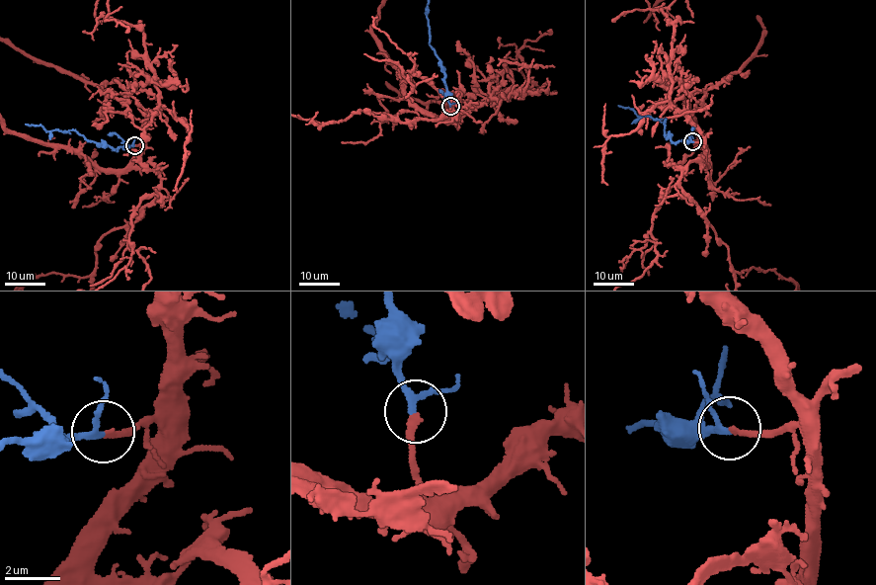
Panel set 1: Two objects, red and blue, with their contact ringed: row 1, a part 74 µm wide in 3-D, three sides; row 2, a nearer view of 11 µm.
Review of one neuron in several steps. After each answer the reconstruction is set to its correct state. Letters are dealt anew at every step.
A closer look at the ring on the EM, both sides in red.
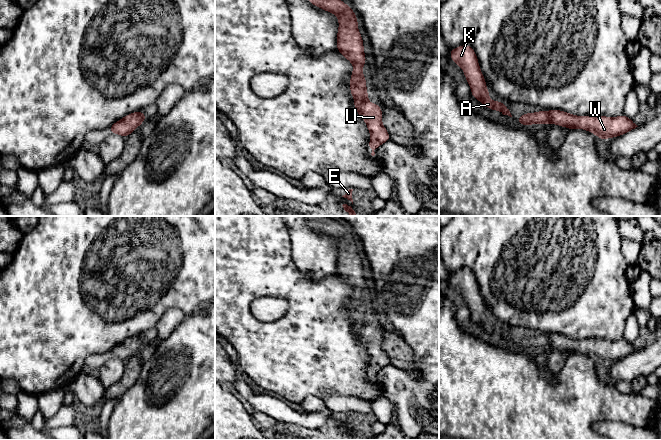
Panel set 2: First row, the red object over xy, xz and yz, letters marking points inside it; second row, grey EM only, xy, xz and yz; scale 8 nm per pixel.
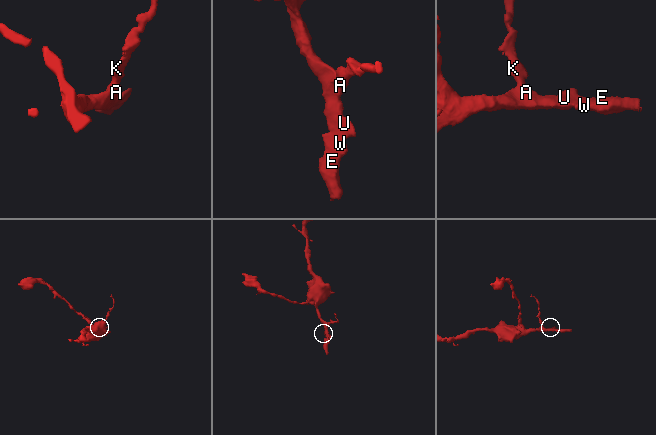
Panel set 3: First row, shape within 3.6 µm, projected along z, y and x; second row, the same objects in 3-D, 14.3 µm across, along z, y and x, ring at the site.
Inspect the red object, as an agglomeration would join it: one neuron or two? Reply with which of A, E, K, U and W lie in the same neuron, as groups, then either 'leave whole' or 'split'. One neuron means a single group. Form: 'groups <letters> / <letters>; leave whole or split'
groups A E K U W; leave whole

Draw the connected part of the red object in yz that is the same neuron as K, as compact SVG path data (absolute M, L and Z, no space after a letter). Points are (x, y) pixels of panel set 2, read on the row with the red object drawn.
M460 45L457 48L450 50L451 60L459 65L463 70L466 81L471 88L471 95L479 100L486 108L494 111L501 111L503 115L512 117L506 104L499 100L490 101L489 90L486 87L486 81L479 67L478 58L475 54L474 48L470 45Z

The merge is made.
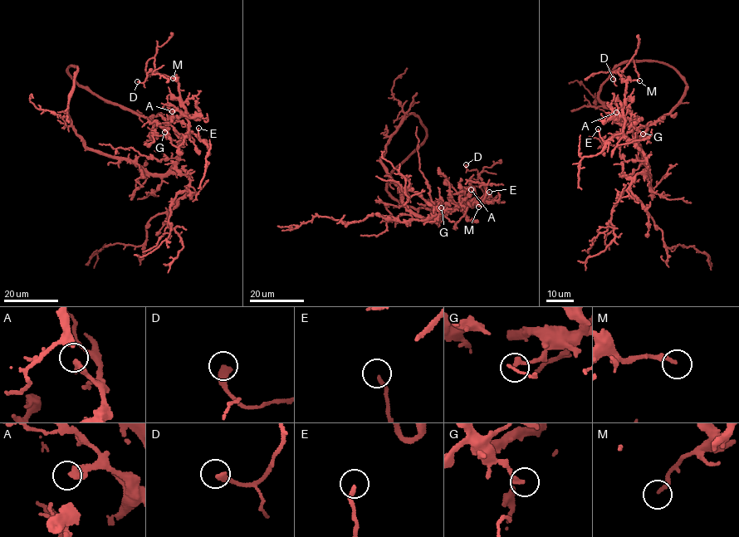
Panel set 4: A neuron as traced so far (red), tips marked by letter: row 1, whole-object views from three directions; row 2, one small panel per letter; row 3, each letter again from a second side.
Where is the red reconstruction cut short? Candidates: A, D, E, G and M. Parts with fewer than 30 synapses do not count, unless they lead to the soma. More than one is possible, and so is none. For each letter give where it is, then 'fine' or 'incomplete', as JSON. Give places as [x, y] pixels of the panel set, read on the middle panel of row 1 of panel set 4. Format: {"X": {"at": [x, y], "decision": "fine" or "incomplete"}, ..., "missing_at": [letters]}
{"A": {"at": [471, 189], "decision": "fine"}, "D": {"at": [466, 164], "decision": "fine"}, "E": {"at": [489, 192], "decision": "fine"}, "G": {"at": [441, 207], "decision": "fine"}, "M": {"at": [478, 207], "decision": "fine"}, "missing_at": []}

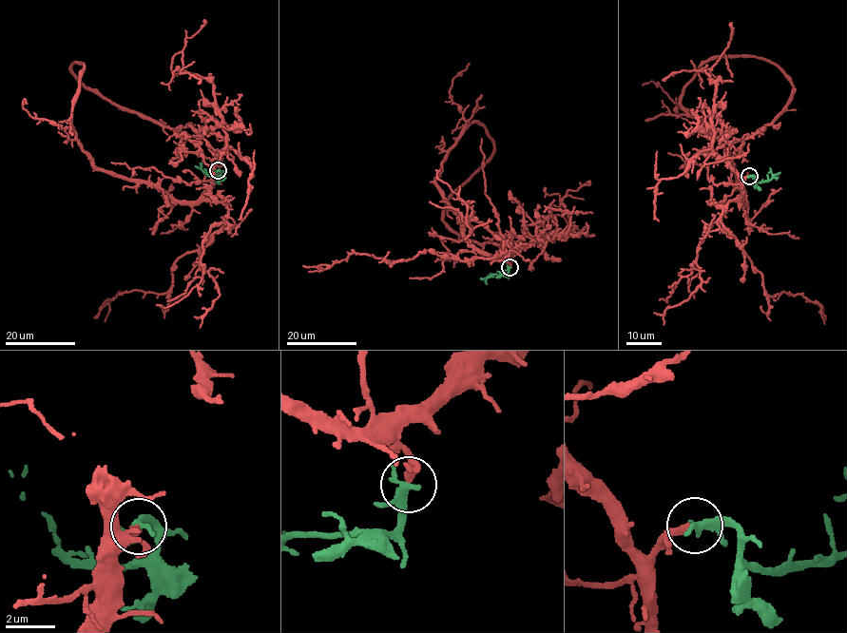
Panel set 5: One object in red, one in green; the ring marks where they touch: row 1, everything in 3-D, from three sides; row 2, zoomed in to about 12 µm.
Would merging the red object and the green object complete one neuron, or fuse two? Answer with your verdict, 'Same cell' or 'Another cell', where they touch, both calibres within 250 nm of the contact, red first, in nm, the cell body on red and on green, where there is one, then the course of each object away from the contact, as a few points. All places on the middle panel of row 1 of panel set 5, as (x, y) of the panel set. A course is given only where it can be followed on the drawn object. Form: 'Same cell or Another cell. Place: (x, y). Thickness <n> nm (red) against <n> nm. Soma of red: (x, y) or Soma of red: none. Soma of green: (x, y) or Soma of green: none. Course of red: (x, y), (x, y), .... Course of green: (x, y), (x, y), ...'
Same cell. Place: (510, 267). Thickness 190 nm (red) against 220 nm. Soma of red: none. Soma of green: none. Course of red: (510, 266), (512, 256), (554, 236), (478, 243), (449, 231), (442, 214), (450, 197), (475, 172). Course of green: (510, 267), (508, 274), (480, 278)

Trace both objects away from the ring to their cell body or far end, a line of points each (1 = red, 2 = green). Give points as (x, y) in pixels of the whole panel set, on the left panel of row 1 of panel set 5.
1: (218, 170), (223, 128), (180, 139), (81, 84), (71, 70), (76, 61)
2: (218, 170), (219, 175), (207, 176), (195, 166)

